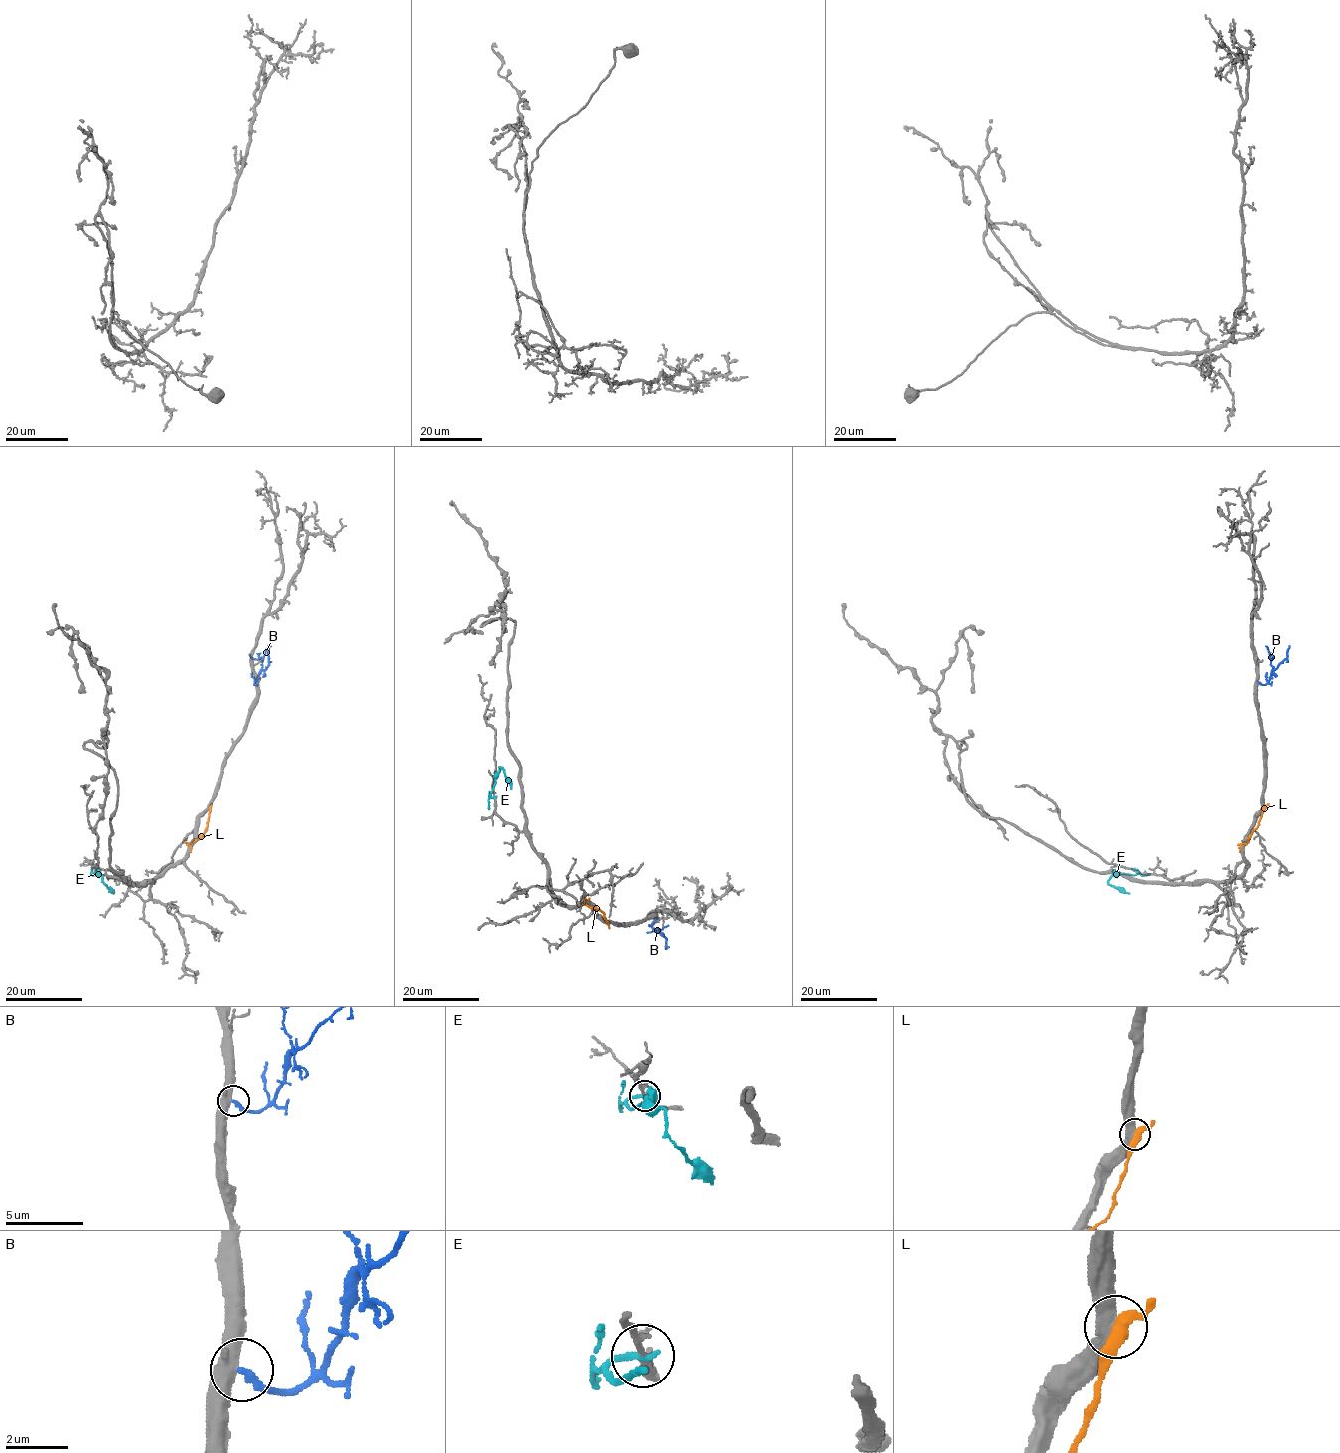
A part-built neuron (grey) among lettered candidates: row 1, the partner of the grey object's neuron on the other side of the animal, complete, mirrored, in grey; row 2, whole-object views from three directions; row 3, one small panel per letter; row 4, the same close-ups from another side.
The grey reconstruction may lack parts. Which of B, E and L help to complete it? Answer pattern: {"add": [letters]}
{"add": ["B"]}

